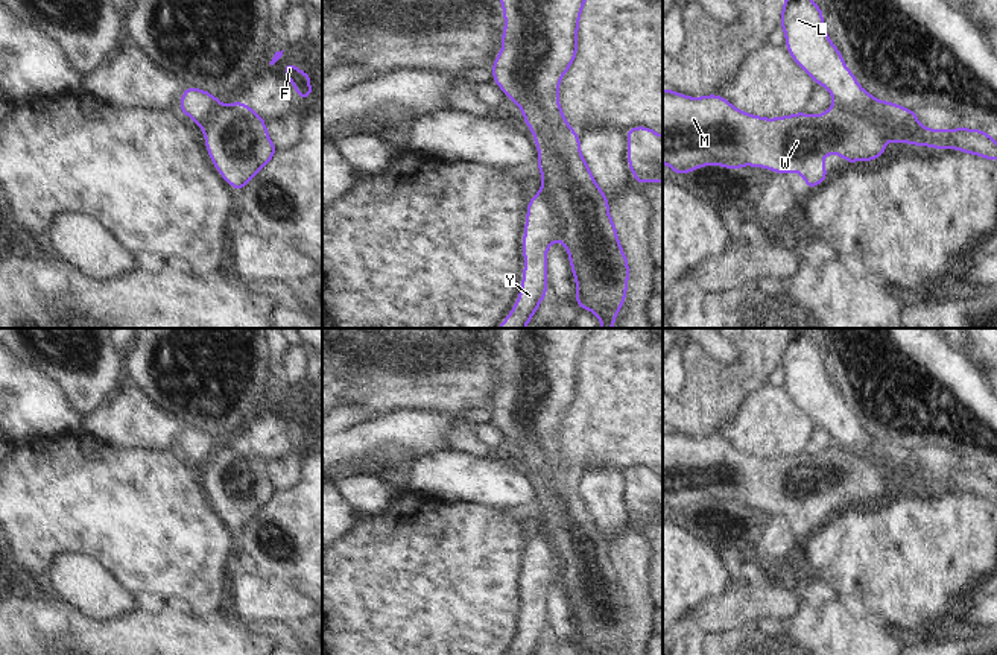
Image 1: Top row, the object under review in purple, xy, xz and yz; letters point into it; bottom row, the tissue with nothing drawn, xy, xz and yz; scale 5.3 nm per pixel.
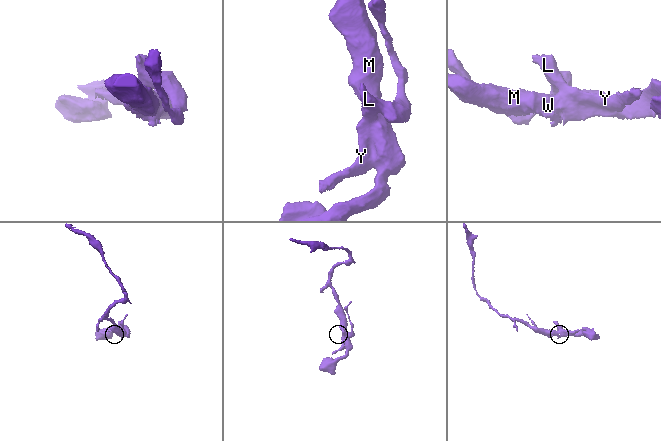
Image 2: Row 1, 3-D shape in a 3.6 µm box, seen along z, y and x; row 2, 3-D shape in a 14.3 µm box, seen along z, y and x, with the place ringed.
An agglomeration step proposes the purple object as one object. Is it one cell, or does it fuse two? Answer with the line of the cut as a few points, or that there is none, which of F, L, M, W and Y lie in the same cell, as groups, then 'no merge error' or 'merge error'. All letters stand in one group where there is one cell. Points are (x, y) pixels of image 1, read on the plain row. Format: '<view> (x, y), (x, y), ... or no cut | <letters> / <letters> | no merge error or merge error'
yz (833, 442), (842, 449), (864, 453), (879, 467), (886, 480) | F L Y / M W | merge error

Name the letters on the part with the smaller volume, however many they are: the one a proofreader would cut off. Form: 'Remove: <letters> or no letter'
Remove: F, L, Y

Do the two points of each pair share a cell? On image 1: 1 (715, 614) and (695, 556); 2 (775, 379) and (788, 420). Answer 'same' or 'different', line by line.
1: different
2: different

